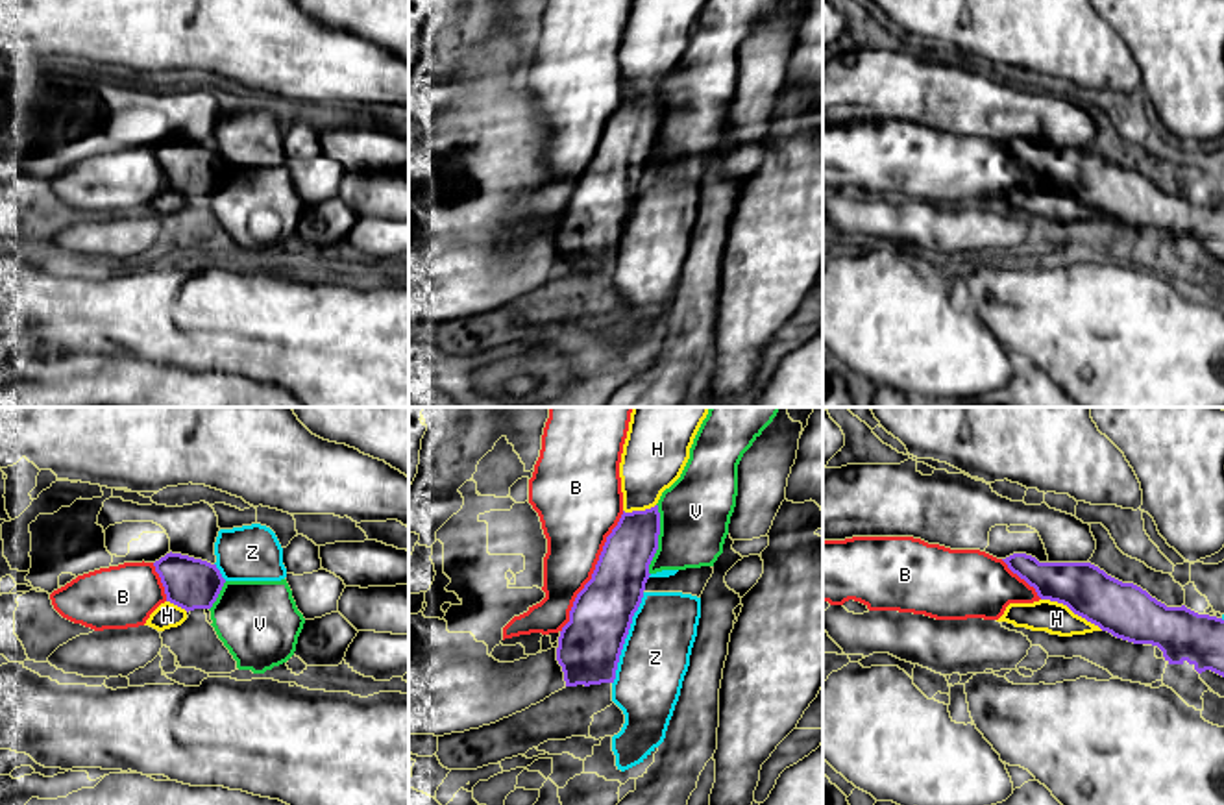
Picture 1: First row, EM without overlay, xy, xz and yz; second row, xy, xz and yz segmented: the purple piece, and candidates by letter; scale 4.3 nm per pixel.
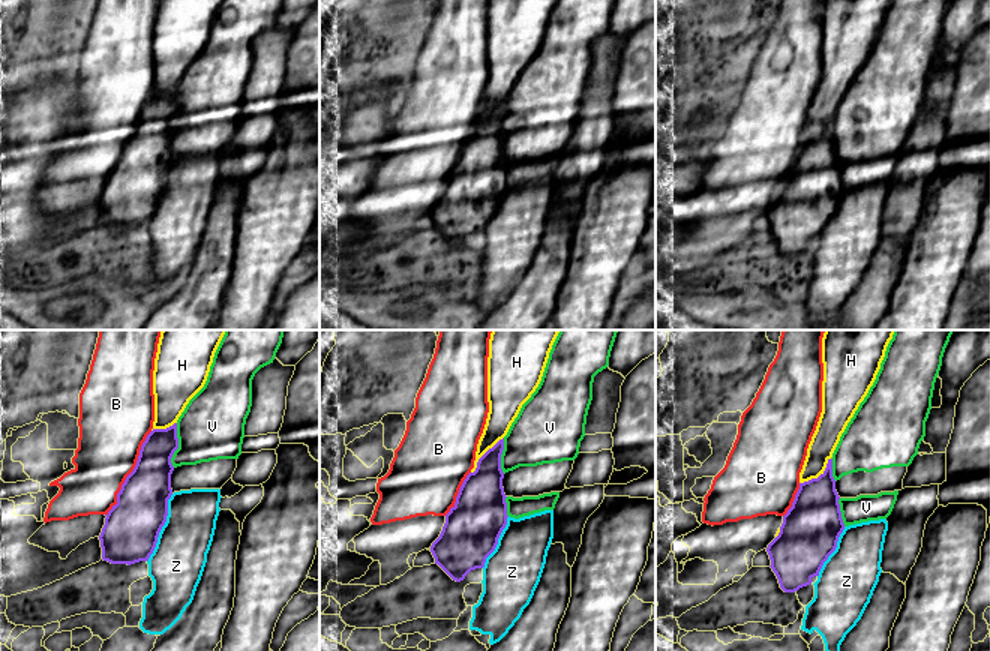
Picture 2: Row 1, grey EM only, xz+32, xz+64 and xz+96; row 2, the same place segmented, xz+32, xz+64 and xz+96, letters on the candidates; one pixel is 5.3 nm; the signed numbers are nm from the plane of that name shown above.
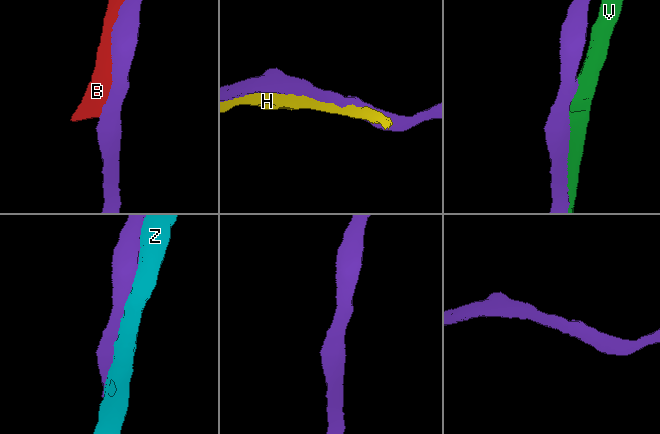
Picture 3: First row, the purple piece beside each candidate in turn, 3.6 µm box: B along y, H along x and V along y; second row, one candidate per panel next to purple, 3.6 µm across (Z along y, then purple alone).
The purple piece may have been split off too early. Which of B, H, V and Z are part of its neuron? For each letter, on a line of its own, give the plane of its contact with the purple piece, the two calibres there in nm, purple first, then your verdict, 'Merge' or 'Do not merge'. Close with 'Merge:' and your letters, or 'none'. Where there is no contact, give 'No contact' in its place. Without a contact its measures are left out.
B: Touches purple in xz. Thickness 260 nm (purple) against 300 nm. Do not merge
H: Touches purple in yz. Thickness 240 nm (purple) against 140 nm. Do not merge
V: Touches purple in xz. Thickness 240 nm (purple) against 300 nm. Do not merge
Z: Touches purple in xz. Thickness 280 nm (purple) against 300 nm. Do not merge
Merge: none

